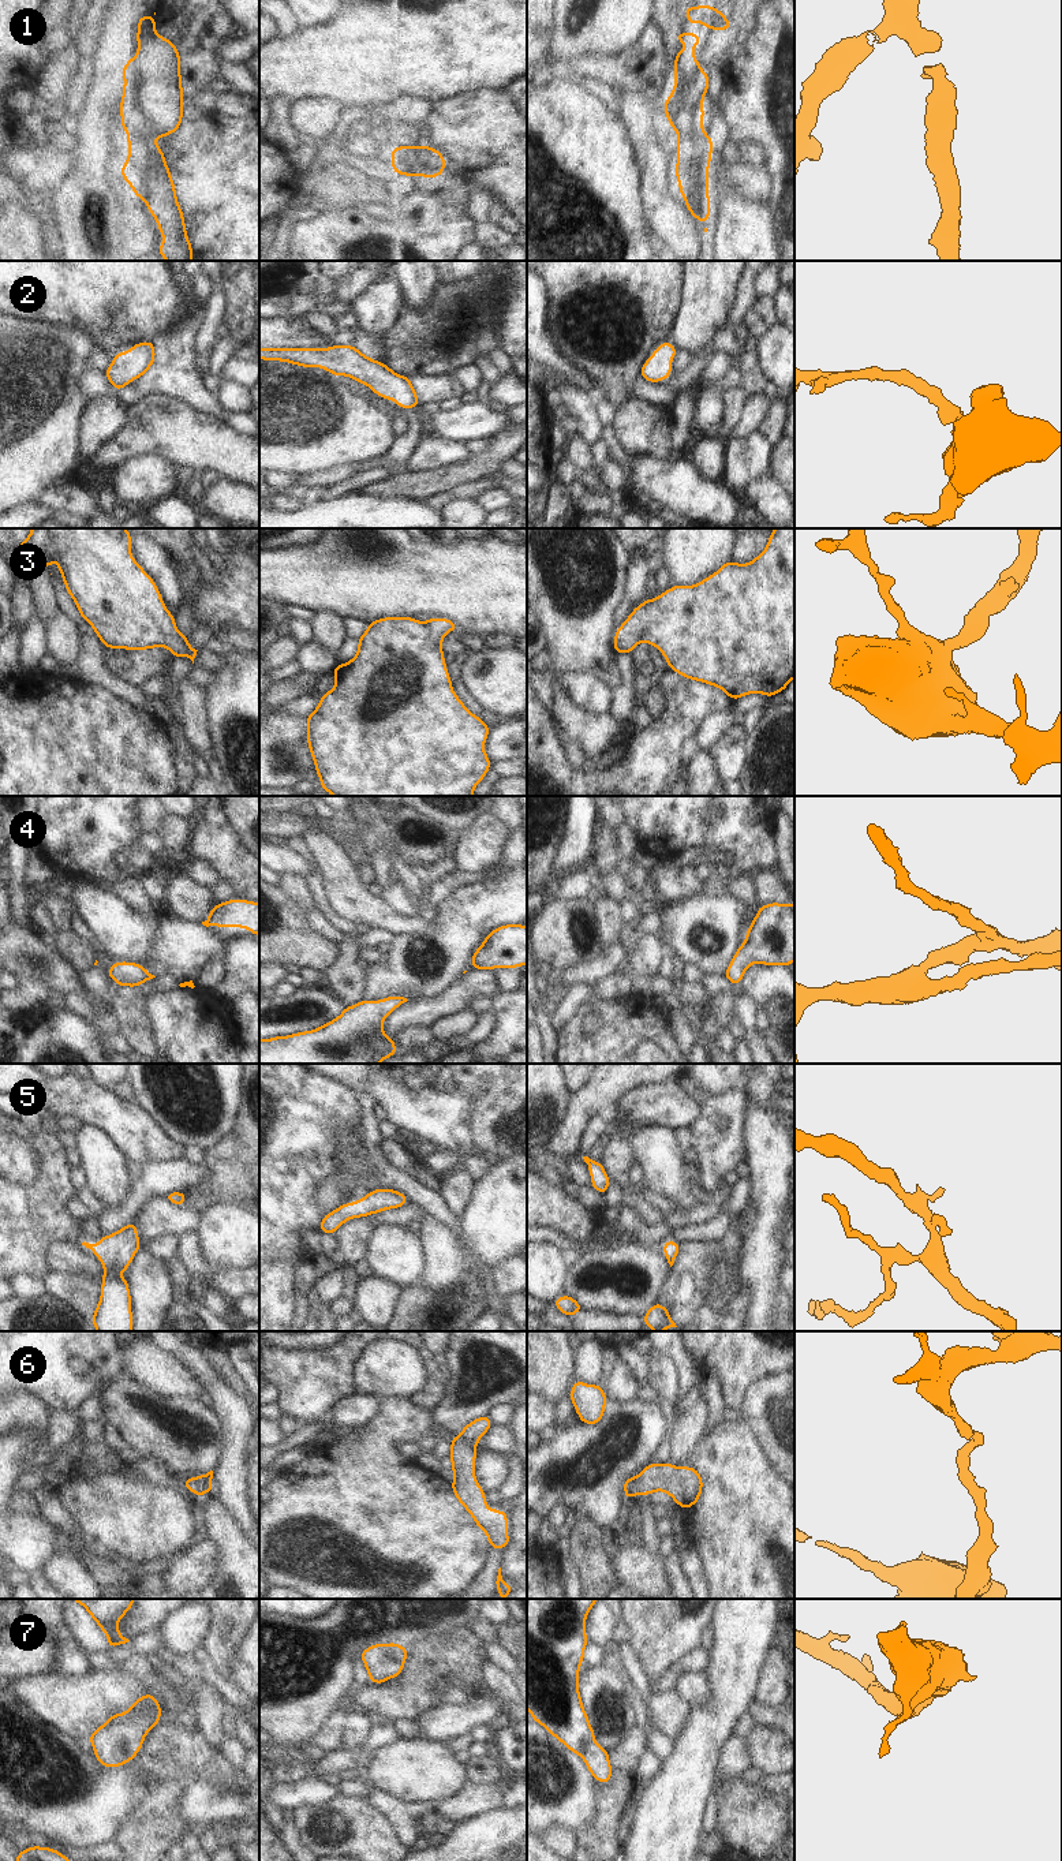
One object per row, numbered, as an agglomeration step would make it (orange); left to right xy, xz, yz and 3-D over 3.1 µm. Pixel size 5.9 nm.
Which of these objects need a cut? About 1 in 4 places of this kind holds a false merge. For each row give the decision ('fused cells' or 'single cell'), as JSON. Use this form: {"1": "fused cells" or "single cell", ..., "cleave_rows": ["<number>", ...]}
{"1": "single cell", "2": "single cell", "3": "single cell", "4": "single cell", "5": "single cell", "6": "single cell", "7": "single cell", "cleave_rows": []}

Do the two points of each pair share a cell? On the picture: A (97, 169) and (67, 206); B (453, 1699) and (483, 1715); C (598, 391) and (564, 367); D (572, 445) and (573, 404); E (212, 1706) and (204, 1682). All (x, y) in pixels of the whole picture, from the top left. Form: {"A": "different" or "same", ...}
{"A": "same", "B": "different", "C": "same", "D": "different", "E": "same"}

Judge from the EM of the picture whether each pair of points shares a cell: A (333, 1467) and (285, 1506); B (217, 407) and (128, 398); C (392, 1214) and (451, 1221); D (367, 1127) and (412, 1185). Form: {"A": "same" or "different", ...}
{"A": "same", "B": "same", "C": "different", "D": "same"}

